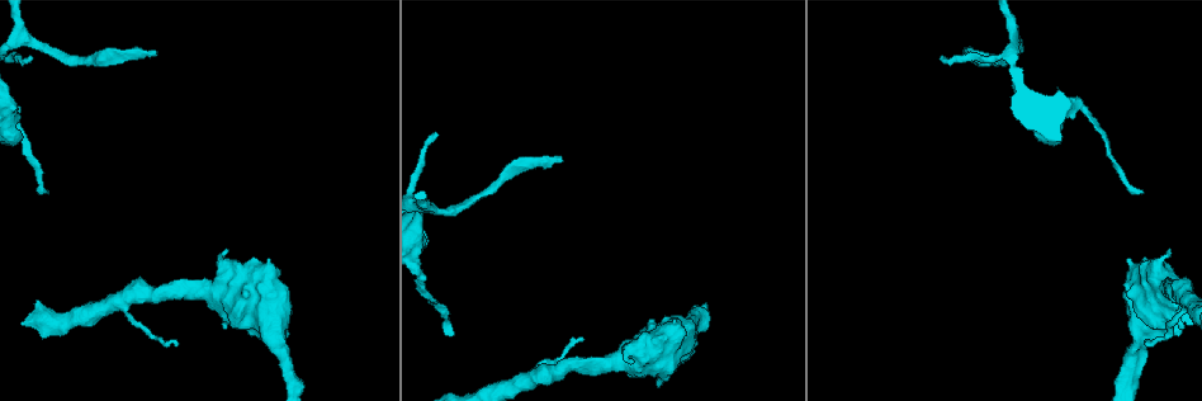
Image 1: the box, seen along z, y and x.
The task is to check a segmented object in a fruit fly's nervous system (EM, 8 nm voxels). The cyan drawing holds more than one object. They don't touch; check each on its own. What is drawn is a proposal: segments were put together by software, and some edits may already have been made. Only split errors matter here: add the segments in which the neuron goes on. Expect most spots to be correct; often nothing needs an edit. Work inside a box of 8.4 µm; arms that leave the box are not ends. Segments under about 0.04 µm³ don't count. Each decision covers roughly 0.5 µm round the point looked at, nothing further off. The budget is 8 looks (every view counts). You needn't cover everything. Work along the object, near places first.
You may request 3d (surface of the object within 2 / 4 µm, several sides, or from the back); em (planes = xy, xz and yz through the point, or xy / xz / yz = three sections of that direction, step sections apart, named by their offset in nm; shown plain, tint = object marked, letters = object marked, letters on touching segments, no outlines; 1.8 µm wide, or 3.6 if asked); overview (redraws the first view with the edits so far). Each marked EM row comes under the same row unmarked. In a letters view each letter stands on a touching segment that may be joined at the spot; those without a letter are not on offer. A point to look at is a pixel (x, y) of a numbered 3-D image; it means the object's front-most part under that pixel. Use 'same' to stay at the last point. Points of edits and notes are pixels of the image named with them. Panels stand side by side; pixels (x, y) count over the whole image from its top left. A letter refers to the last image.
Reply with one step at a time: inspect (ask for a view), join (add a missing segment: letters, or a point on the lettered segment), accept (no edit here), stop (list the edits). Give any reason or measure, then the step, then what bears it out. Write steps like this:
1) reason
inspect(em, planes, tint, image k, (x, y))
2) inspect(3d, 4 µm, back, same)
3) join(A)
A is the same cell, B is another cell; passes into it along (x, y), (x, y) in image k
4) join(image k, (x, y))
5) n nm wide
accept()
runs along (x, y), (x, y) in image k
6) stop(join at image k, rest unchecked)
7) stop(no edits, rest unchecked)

tapers out
inspect(3d, 2 µm, back, image 1, (941, 59))

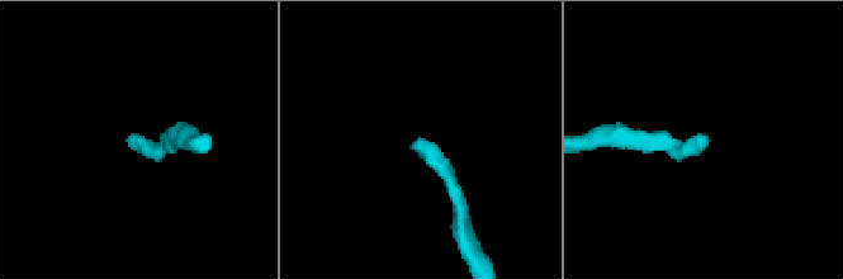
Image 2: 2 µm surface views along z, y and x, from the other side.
need the tissue
inspect(em, 3.6 µm, xz, step 16, letters, image 2, (707, 142))

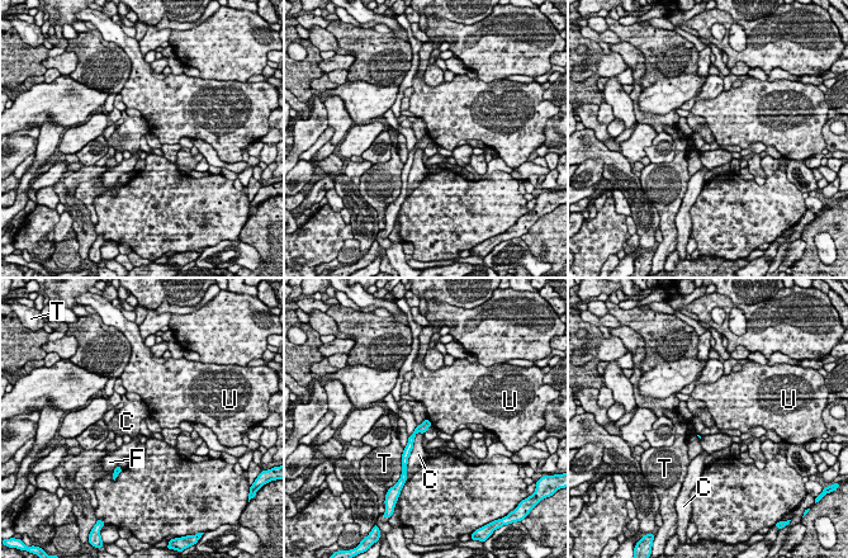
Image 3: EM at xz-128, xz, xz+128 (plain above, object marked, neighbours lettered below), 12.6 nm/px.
120 nm wide
accept()
C, F, T and U are other cells; runs along (426, 421), (412, 435), (407, 452) in image 3; none of them fits

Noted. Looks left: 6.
long arm stops here
inspect(em, planes, letters, image 1, (560, 161))

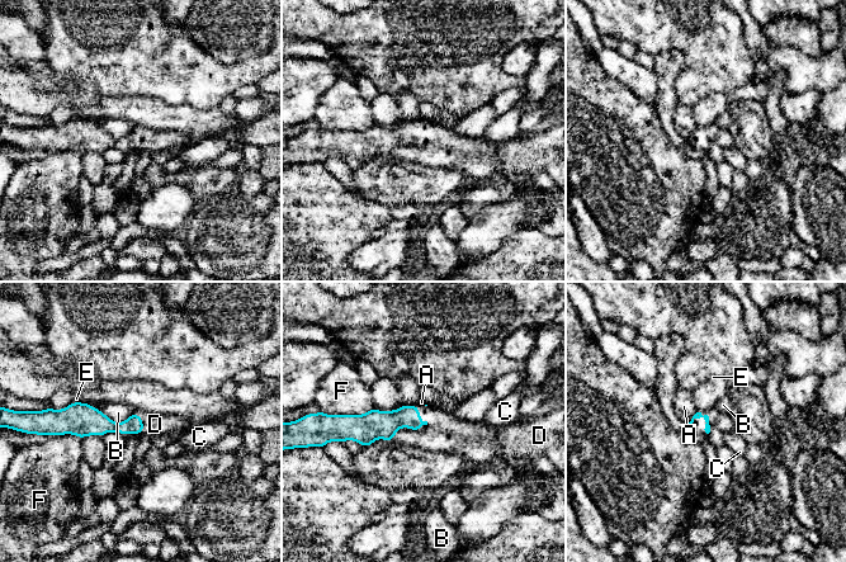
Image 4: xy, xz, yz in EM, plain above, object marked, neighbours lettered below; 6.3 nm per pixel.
join(D)
D is the same cell, A, B, C, E and F are other cells; passes into it along (379, 424), (417, 430), (444, 433) in image 4; it goes on there

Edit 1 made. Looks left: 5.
inspect(em, xz, step 4, letters, image 1, (632, 363))

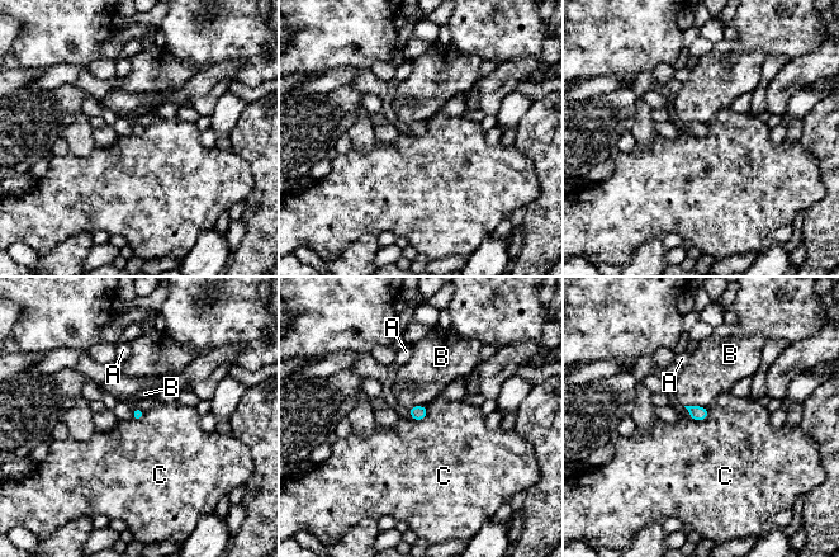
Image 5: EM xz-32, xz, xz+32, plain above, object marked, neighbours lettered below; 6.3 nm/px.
cut it another way
inspect(em, planes, letters, same)

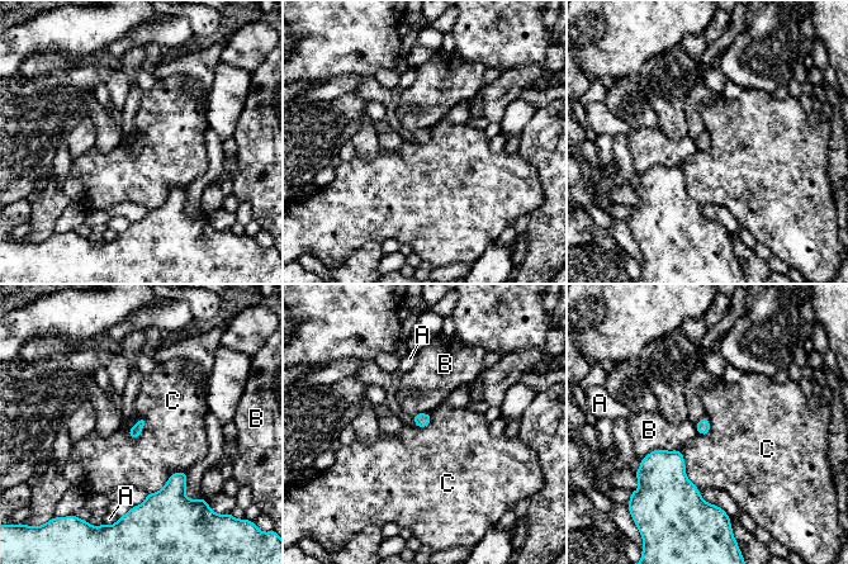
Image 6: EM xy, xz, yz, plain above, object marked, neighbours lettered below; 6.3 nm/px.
B touches over 260 nm
accept()
A, B and C are other cells; no lettered segment goes on from it

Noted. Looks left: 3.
long arm stops here
inspect(3d, 2 µm, image 1, (449, 335))

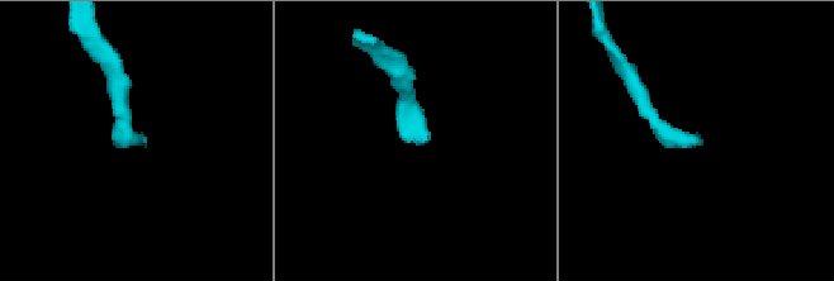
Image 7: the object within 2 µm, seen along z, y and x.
inspect(em, planes, letters, image 7, (702, 142))

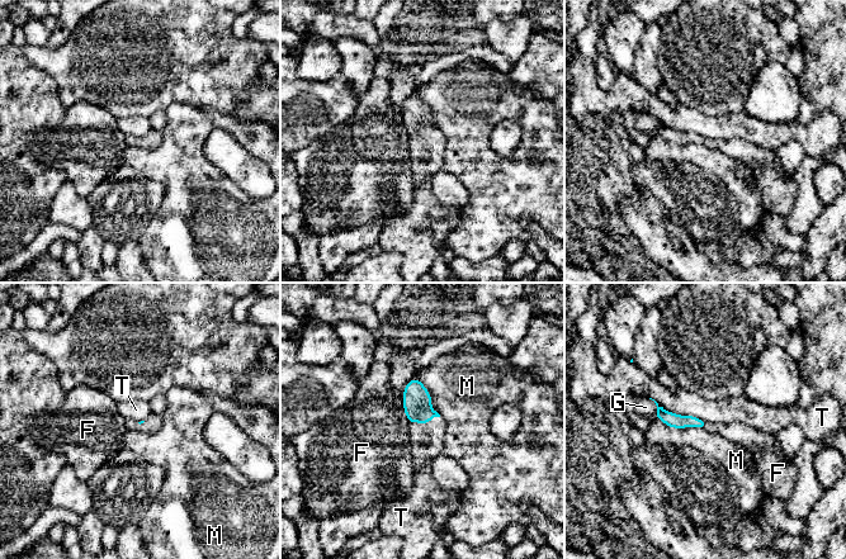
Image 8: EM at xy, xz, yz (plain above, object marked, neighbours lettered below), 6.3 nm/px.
accept()
F, G, M and T are other cells; none of them fits

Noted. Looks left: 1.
stop(join at image 4, rest unchecked)

